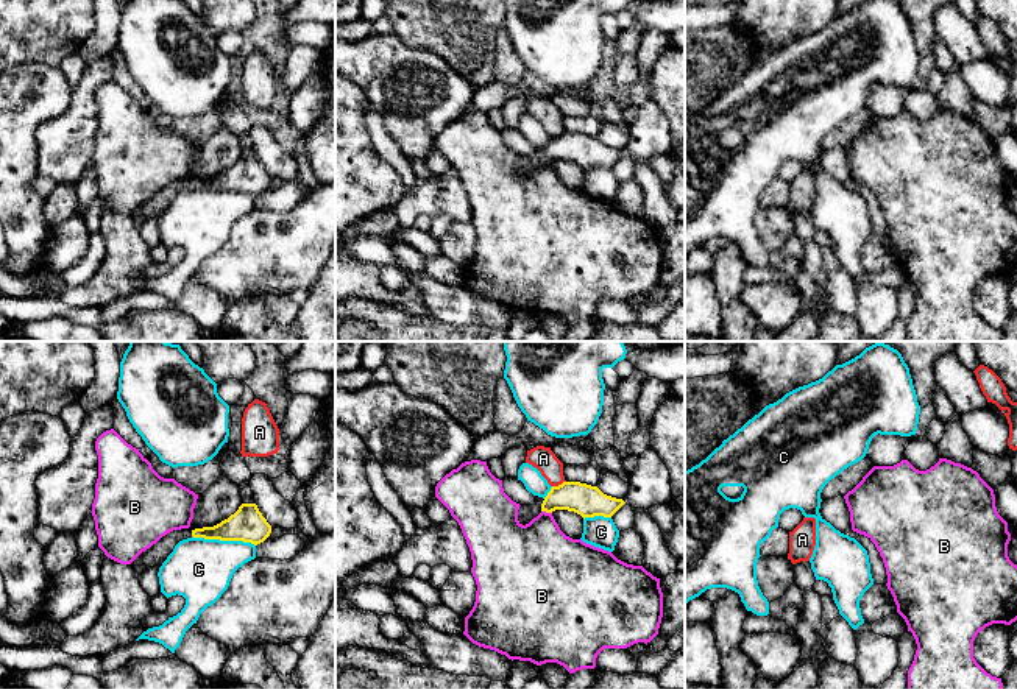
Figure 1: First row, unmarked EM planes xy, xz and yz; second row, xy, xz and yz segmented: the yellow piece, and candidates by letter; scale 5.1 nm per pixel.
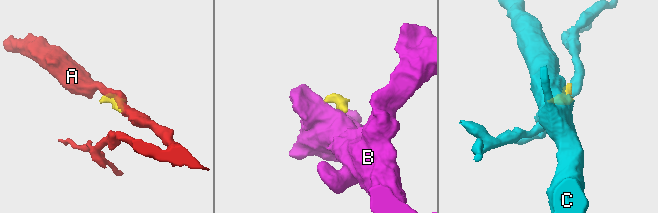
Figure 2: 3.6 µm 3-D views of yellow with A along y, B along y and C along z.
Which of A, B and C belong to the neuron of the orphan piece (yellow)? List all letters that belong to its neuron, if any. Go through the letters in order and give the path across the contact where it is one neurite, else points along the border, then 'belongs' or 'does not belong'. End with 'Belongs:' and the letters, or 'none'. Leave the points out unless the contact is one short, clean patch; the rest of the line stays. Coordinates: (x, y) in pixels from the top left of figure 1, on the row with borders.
A: border xz (565, 480), (552, 487); does not belong
B: does not belong
C: does not belong
Belongs: none

